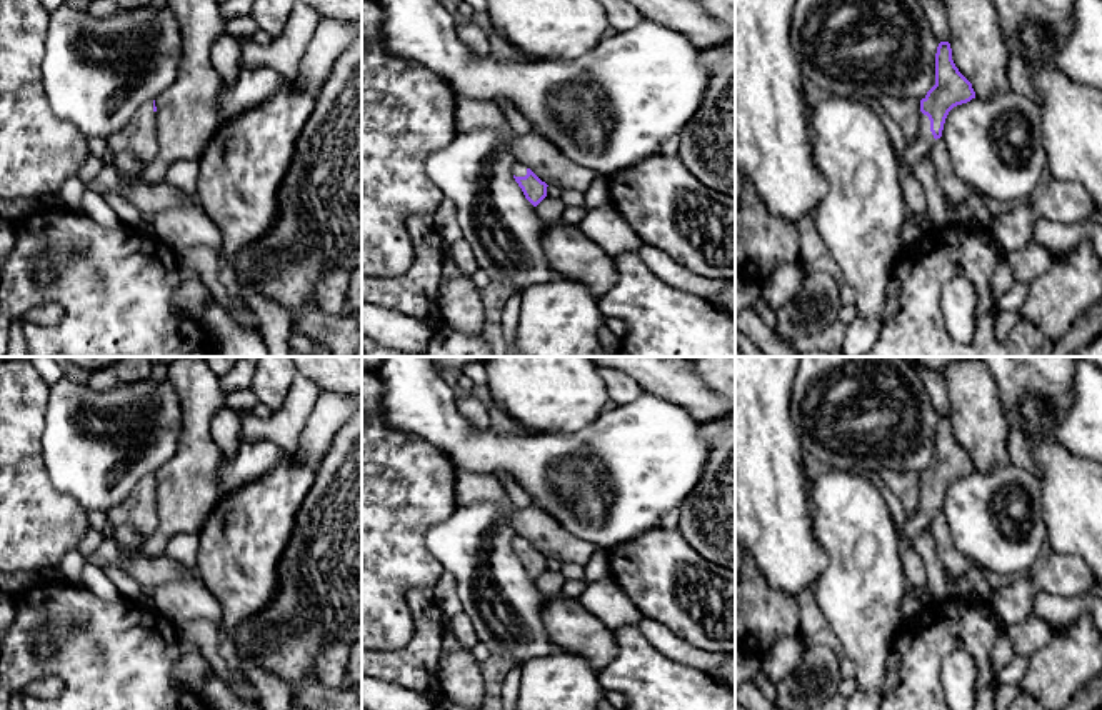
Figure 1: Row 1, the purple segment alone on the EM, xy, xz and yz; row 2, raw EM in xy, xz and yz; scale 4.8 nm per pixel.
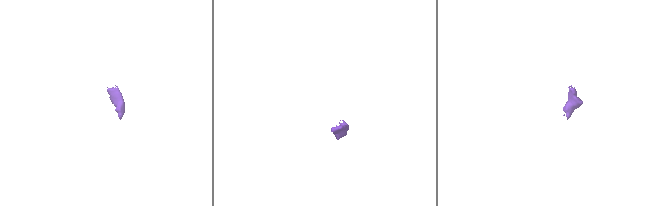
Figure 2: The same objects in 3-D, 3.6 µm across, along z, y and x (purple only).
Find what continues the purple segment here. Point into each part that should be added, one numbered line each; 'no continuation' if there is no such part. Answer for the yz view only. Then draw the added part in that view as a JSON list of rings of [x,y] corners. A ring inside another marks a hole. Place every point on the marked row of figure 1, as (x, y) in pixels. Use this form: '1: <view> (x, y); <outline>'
1: yz (919, 147); [[[920,112],[917,137],[907,142],[904,153],[899,157],[900,178],[912,175],[915,165],[930,152],[935,138],[930,132],[930,120]]]

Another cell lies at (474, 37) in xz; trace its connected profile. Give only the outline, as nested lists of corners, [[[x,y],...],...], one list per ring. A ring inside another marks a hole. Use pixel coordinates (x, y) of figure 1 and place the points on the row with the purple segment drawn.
[[[470,20],[458,22],[457,33],[463,45],[473,53],[488,53],[488,35]]]

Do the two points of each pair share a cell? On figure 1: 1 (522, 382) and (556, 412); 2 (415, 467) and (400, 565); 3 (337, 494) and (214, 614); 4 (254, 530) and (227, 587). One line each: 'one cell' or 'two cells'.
1: one cell
2: one cell
3: two cells
4: one cell

